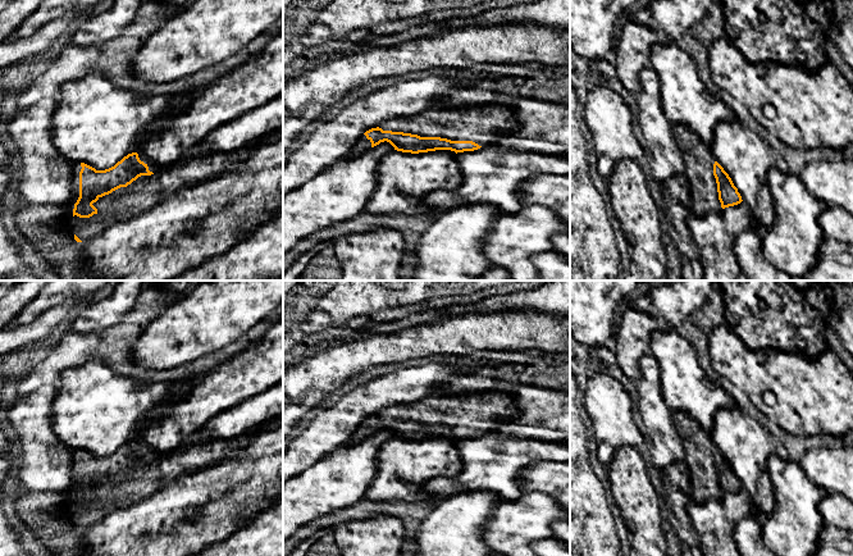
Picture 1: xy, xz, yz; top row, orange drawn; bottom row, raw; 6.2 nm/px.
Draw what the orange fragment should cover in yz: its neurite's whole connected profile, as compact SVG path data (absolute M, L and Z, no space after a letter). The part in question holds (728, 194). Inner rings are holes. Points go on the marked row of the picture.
M674 126L674 136L684 161L684 183L692 197L690 211L697 215L721 213L740 204L742 196L729 174L715 160L710 146L686 126Z

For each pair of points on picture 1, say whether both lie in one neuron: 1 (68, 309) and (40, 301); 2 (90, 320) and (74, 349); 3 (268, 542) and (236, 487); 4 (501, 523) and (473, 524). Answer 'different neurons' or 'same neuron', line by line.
1: different neurons
2: different neurons
3: different neurons
4: different neurons

